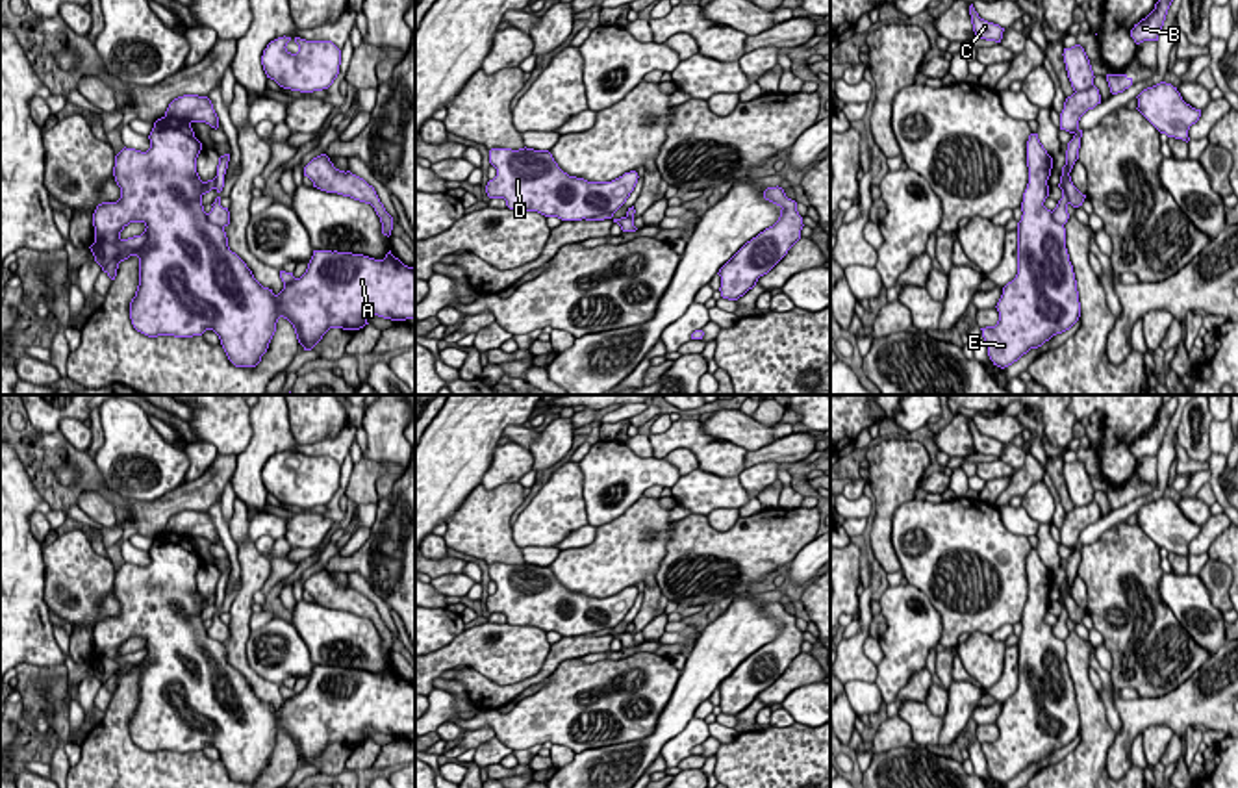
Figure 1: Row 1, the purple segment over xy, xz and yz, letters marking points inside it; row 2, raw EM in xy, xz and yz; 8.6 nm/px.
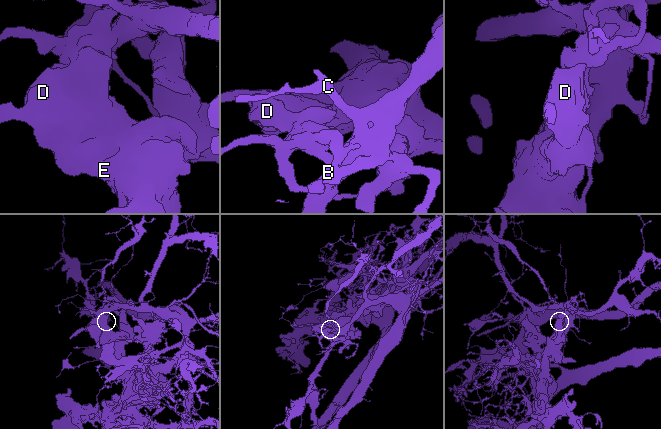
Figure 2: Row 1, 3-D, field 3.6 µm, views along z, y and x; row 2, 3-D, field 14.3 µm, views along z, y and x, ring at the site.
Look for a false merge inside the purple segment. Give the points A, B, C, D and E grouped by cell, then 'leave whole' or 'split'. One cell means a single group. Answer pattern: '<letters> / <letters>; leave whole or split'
A D E / B C; split

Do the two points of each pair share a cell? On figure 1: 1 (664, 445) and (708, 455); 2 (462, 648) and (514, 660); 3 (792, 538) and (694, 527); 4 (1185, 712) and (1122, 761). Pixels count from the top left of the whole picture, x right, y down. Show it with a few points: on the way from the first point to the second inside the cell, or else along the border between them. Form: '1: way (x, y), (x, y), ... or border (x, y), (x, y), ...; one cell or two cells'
1: way (675, 440), (694, 440), (697, 444); one cell
2: way (475, 648), (490, 648), (501, 653); one cell
3: way (768, 540), (718, 542); one cell
4: way (1164, 712), (1149, 712), (1124, 740); one cell

